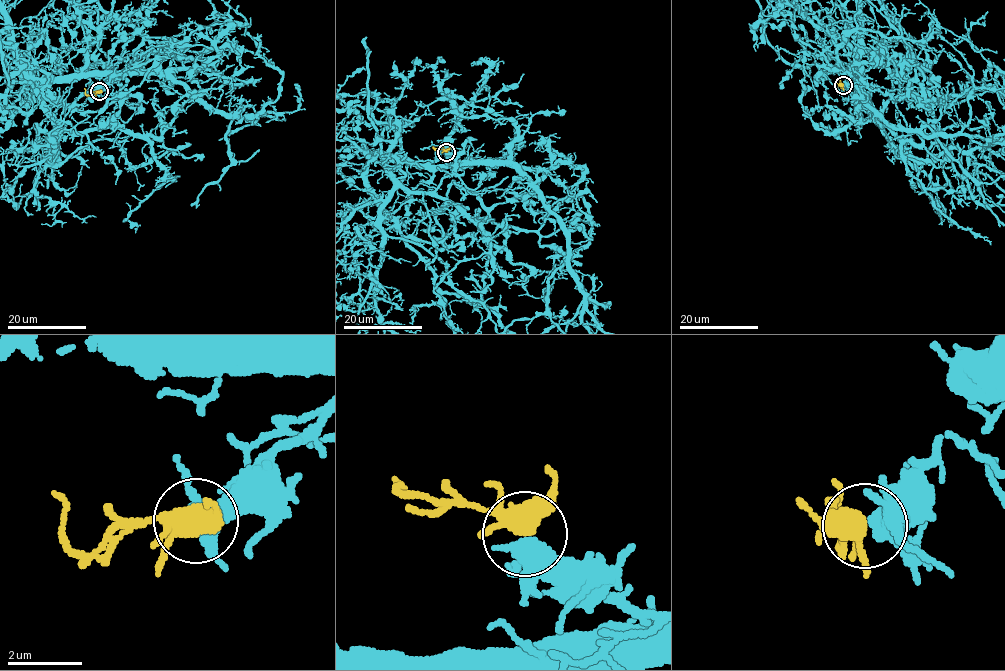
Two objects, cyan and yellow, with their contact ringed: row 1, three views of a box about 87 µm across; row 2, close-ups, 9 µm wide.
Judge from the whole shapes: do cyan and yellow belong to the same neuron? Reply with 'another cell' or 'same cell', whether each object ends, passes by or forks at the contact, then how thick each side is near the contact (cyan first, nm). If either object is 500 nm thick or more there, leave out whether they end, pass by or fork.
same cell; cyan forks; yellow forks; calibres 360 and 400 nm

